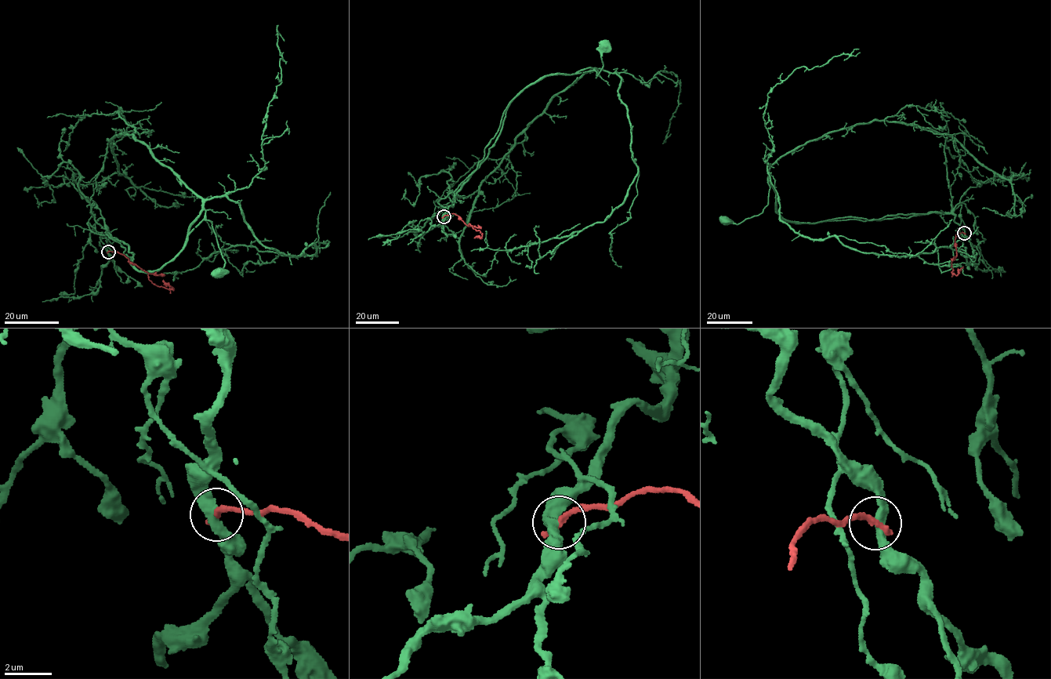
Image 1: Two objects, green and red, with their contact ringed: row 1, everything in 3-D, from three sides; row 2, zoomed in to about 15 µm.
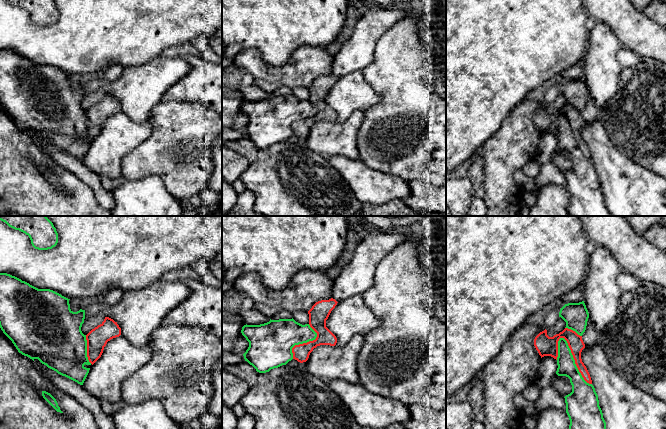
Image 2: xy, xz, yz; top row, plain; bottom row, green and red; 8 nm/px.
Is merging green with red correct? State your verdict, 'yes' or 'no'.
no

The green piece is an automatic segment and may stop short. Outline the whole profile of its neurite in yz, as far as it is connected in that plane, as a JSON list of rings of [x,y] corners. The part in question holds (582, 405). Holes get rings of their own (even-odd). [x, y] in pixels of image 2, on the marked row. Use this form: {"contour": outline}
{"contour": [[[564,338],[558,341],[557,365],[556,374],[568,377],[572,385],[572,392],[564,397],[569,429],[606,429],[595,388],[582,377]]]}

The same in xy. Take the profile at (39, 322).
{"contour": [[[0,273],[0,328],[12,341],[19,353],[33,361],[38,359],[48,368],[56,371],[80,385],[83,385],[91,365],[87,357],[86,335],[81,331],[85,310],[73,312],[68,298],[50,289],[38,289],[21,279],[7,273]]]}

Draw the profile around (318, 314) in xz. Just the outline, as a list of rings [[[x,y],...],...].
[[[333,298],[329,300],[321,300],[316,302],[308,311],[309,325],[317,333],[317,337],[313,341],[295,345],[292,348],[293,359],[300,363],[306,362],[310,353],[314,348],[320,345],[335,346],[337,343],[336,336],[326,327],[326,320],[331,311],[337,305],[337,301]]]

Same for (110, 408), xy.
[[[122,399],[119,402],[100,400],[100,403],[102,410],[110,416],[113,416],[117,411],[121,410],[126,405],[126,403]]]

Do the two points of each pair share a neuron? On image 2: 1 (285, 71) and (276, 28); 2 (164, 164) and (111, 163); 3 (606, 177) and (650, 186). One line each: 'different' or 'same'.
1: different
2: different
3: same

